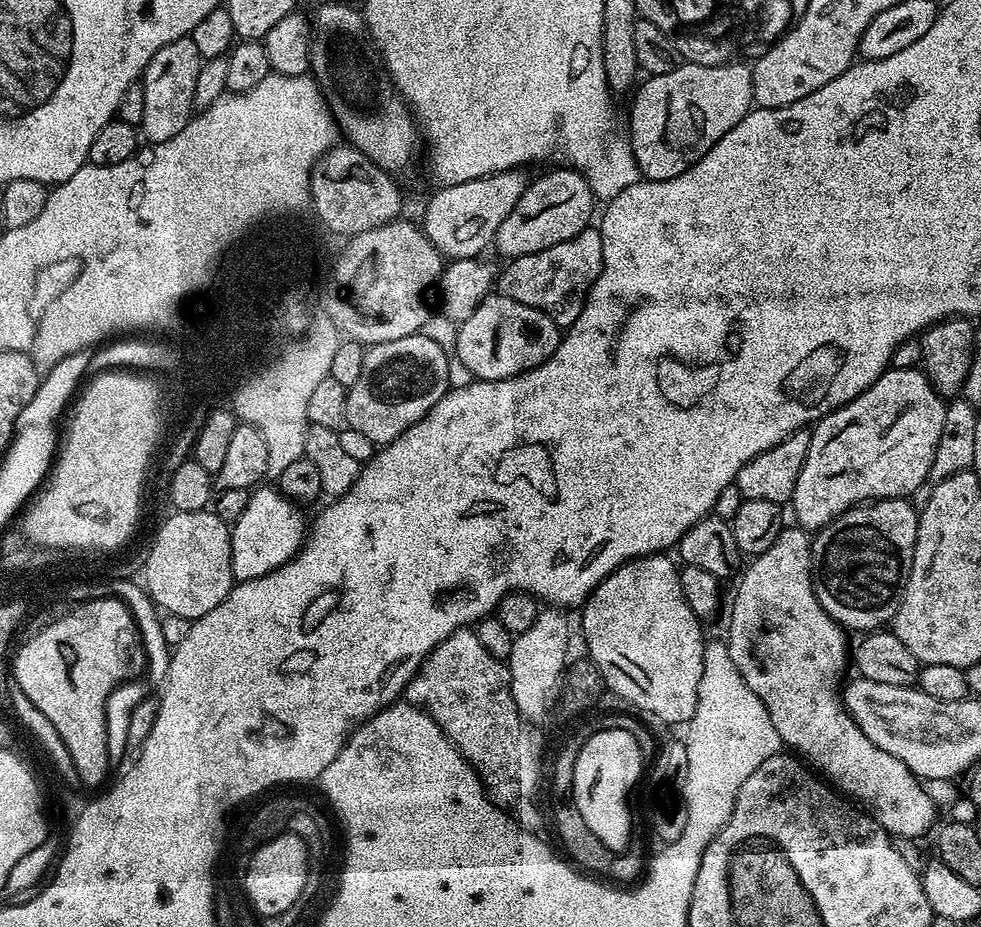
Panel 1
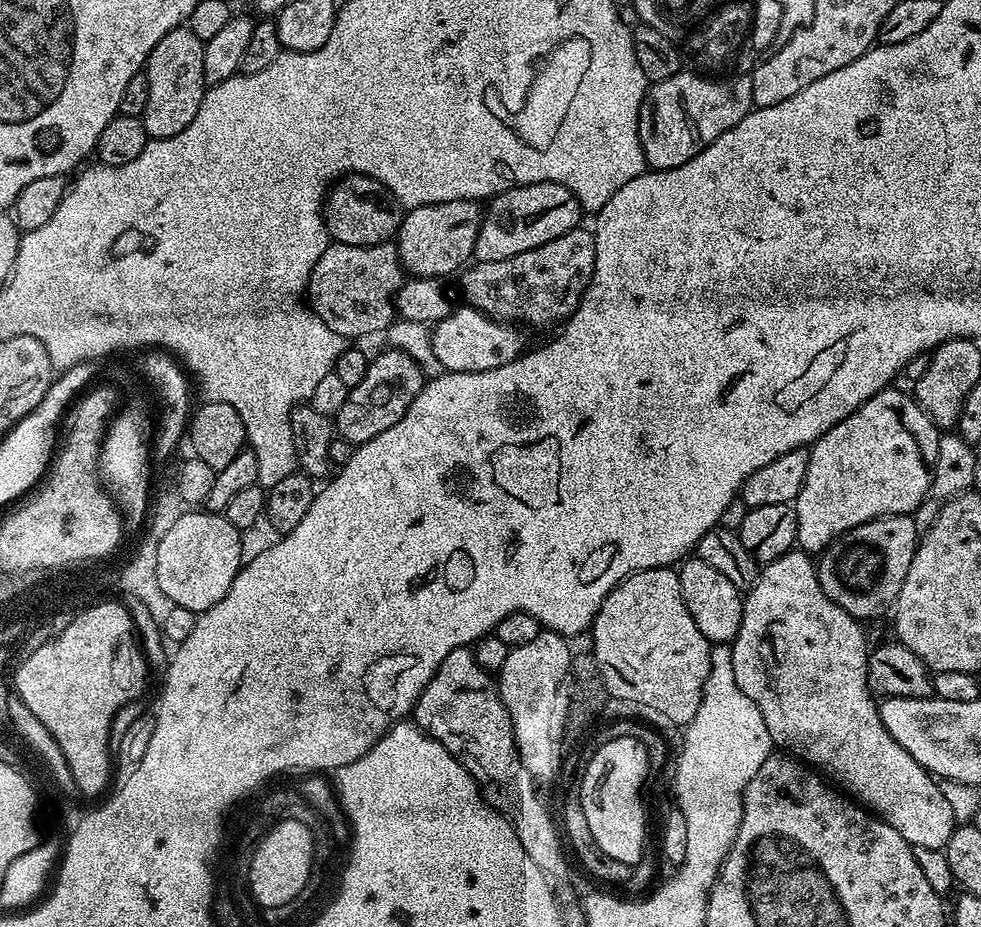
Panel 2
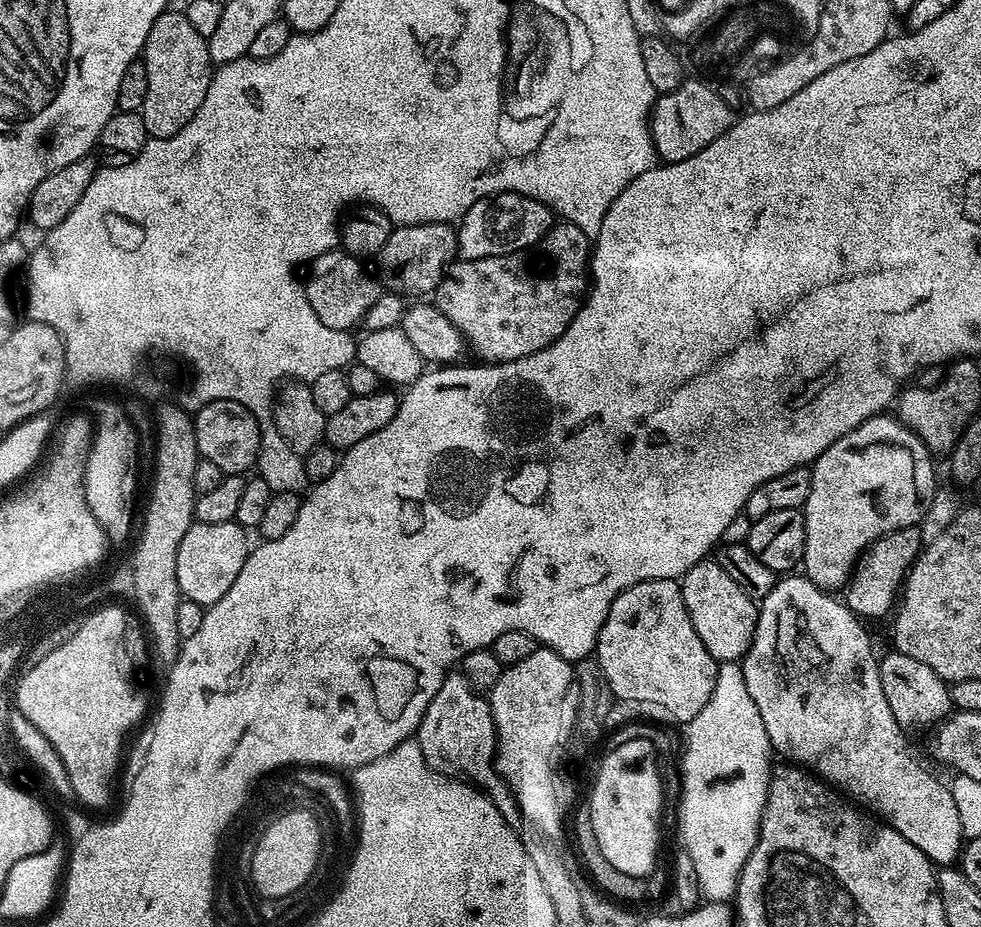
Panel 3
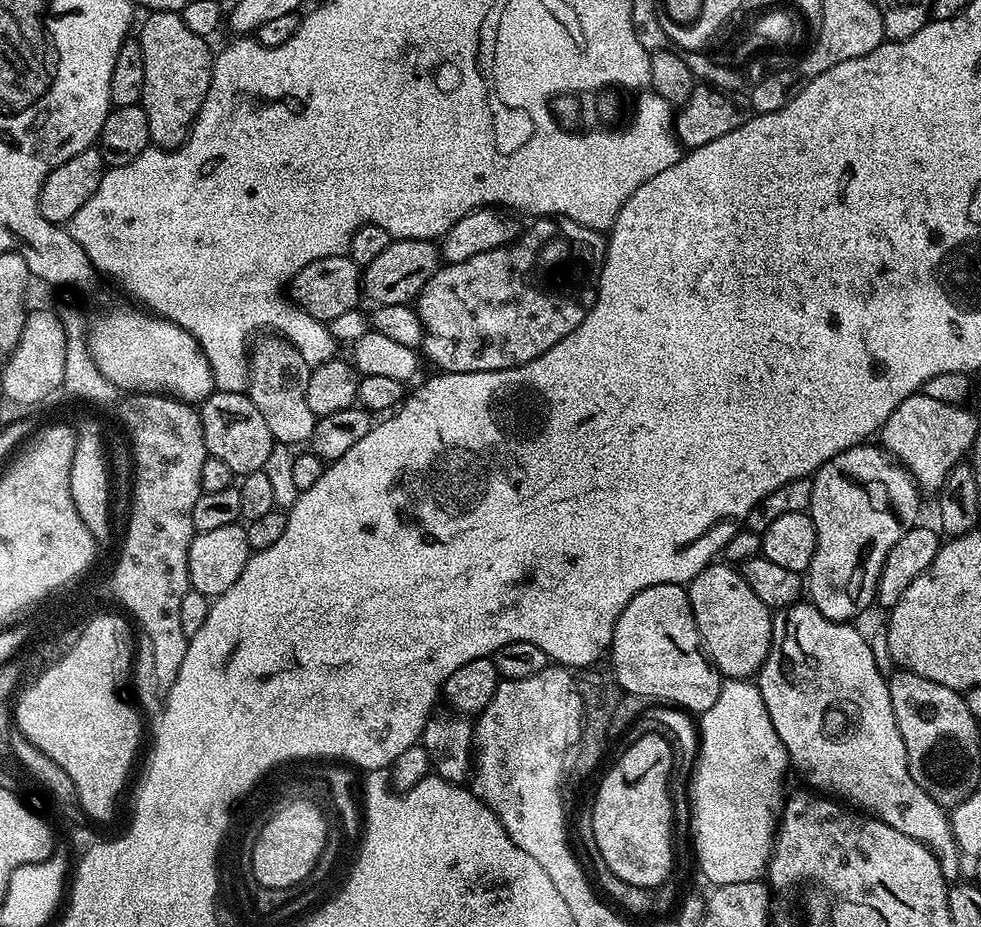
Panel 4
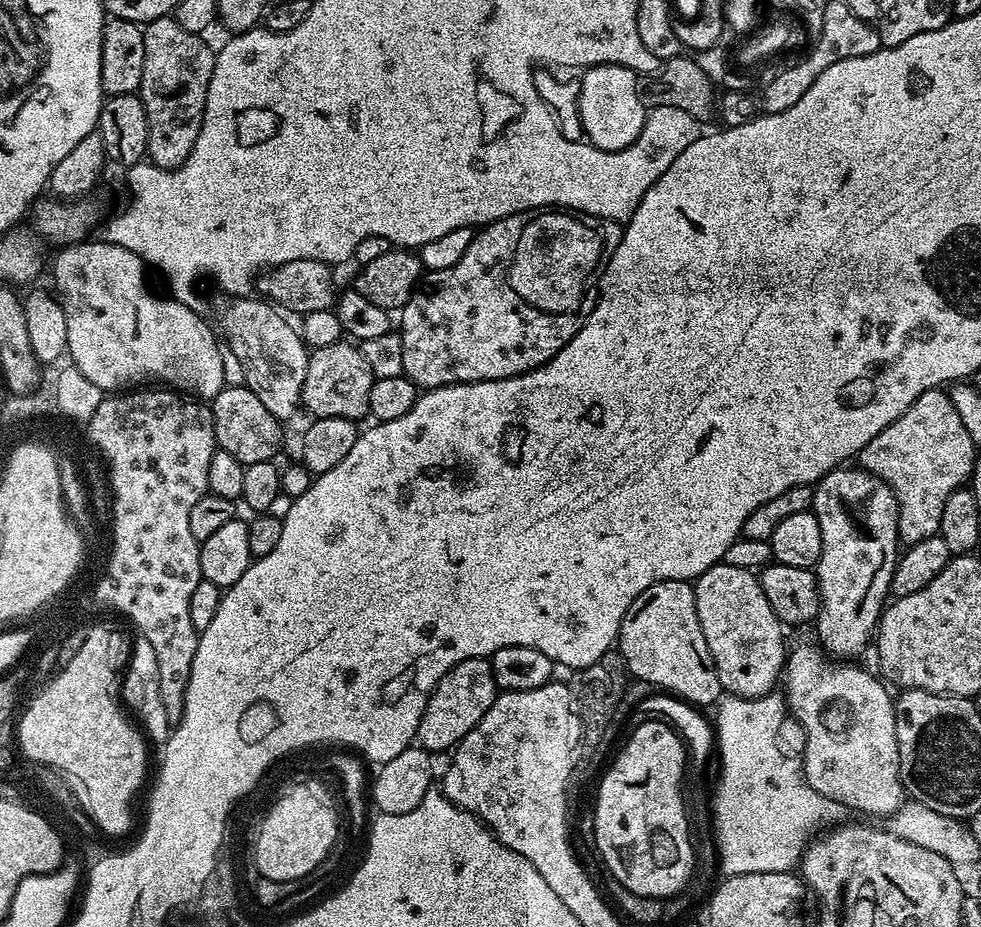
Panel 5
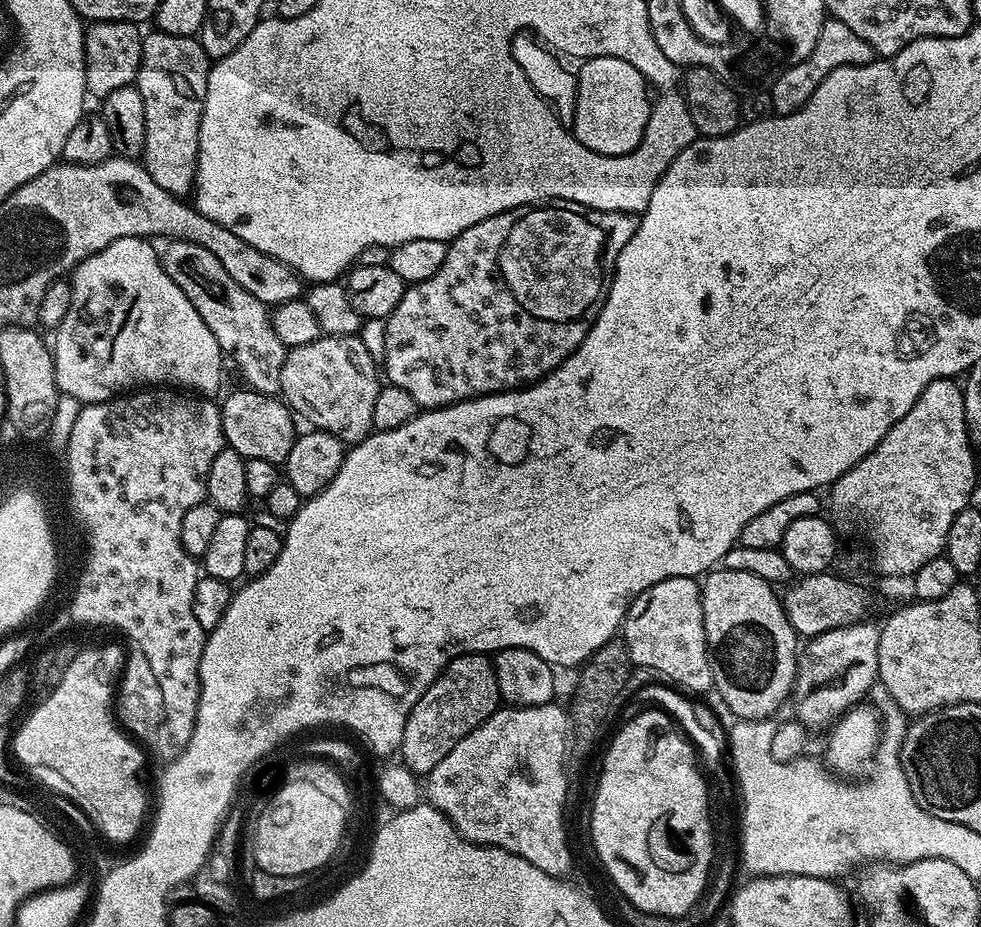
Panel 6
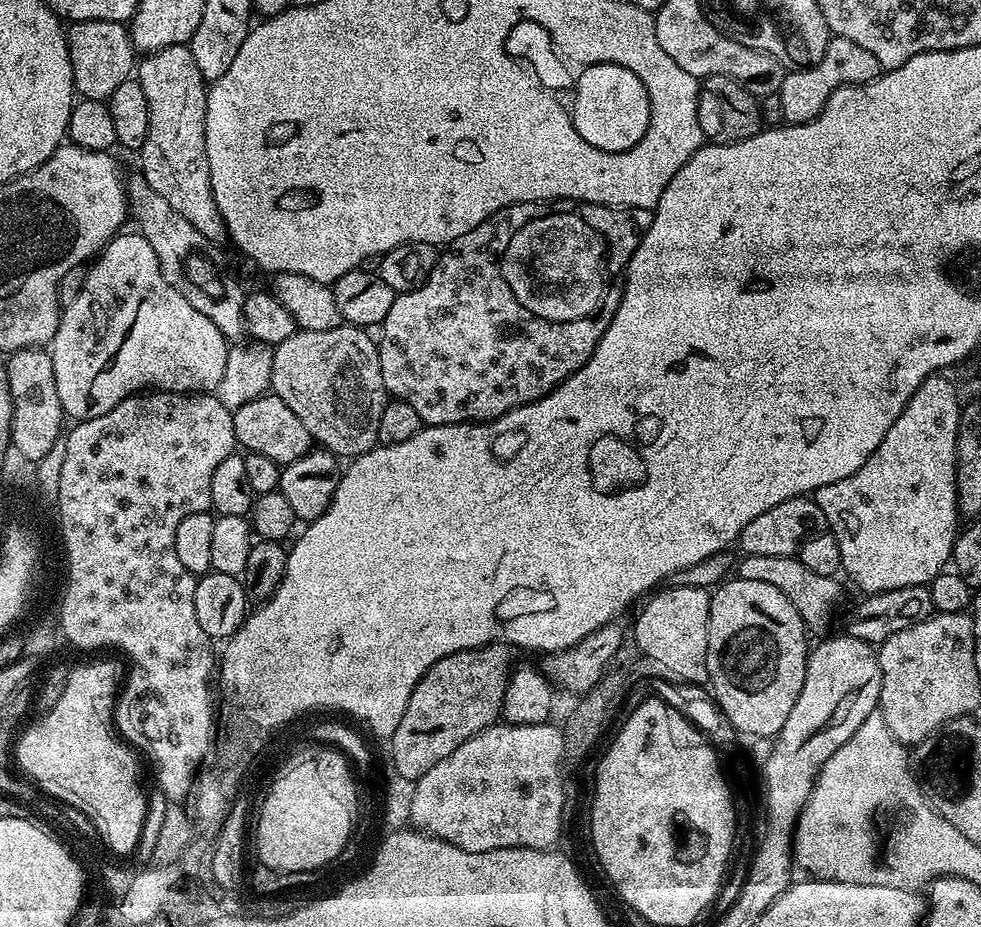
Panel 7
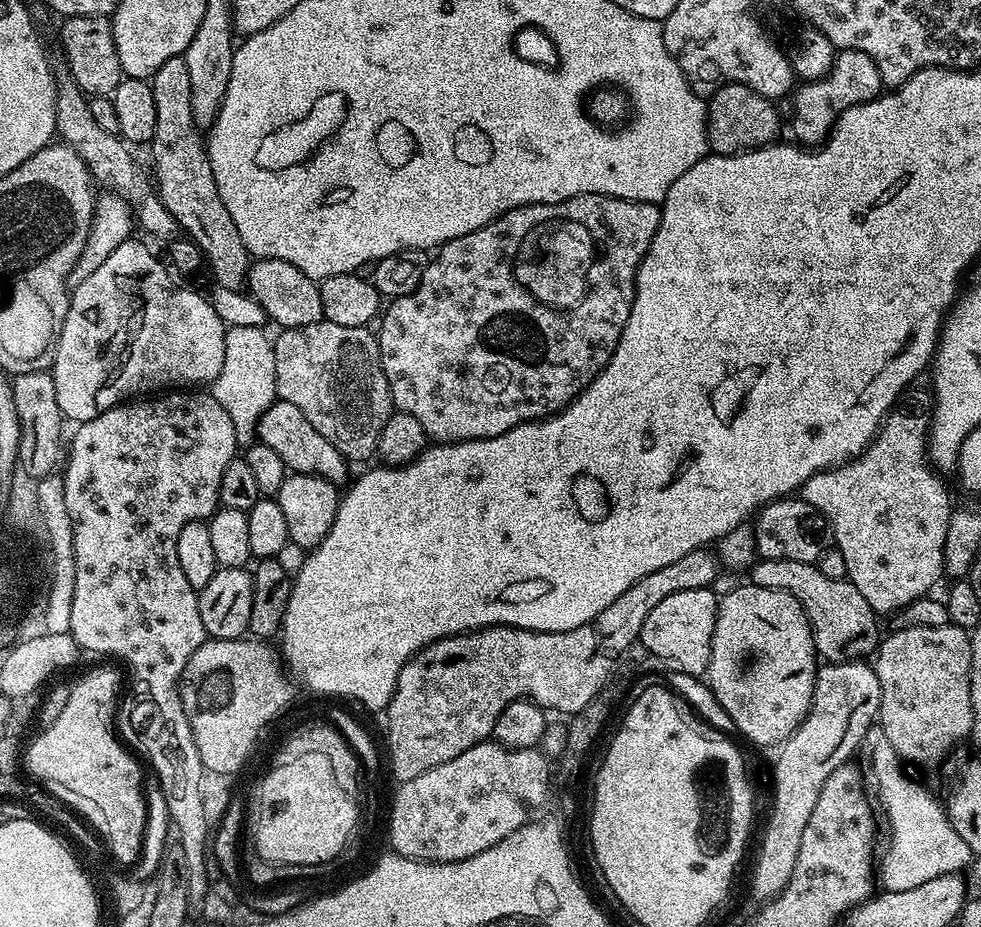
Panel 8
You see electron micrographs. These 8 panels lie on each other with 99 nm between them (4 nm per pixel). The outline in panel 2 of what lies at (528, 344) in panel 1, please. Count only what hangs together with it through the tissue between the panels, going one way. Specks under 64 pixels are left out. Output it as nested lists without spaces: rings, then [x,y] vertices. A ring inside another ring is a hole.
[[[453,307],[451,314],[431,325],[434,357],[444,372],[481,372],[506,366],[506,362],[517,359],[525,351],[524,340],[508,322],[493,320],[477,308]]]

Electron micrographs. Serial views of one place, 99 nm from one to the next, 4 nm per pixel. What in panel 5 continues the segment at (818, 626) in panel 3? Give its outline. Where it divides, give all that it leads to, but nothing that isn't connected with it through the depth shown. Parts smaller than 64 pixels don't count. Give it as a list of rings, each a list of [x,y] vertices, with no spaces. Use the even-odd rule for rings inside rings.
[[[800,644],[796,649],[789,651],[786,656],[786,663],[782,673],[782,695],[786,701],[787,711],[794,719],[800,723],[800,728],[804,731],[804,756],[802,755],[802,767],[804,777],[809,786],[818,790],[826,798],[838,802],[840,807],[845,810],[853,808],[856,812],[865,812],[868,816],[884,816],[891,818],[896,811],[905,803],[906,793],[904,783],[900,781],[900,755],[898,754],[898,738],[896,737],[896,705],[893,693],[888,693],[883,679],[871,676],[864,668],[859,668],[856,662],[838,662],[836,666],[830,666],[829,657],[825,655],[819,647],[812,644]]]

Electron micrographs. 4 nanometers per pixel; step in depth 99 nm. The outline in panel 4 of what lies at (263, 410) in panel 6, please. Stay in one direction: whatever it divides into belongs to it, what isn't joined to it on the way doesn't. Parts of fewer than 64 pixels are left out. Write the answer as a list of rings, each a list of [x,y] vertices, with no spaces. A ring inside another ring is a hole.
[[[213,391],[198,408],[202,422],[202,438],[206,438],[206,450],[210,456],[226,462],[237,477],[254,474],[266,466],[274,441],[266,418],[262,418],[258,406],[244,392]]]

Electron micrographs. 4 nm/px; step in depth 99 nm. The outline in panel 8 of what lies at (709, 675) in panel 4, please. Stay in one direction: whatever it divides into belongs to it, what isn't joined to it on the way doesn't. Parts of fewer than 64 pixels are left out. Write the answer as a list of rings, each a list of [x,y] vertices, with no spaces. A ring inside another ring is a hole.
[[[712,588],[702,590],[678,590],[670,598],[662,598],[650,614],[640,631],[639,643],[646,646],[650,655],[668,658],[676,664],[677,669],[688,675],[703,677],[710,662],[710,646],[714,638],[716,625],[716,606],[718,596]]]

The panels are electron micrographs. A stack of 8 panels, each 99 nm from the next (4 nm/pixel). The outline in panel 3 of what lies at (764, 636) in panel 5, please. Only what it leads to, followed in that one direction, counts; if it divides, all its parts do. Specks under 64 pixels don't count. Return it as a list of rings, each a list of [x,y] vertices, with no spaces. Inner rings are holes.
[[[705,558],[695,564],[685,576],[679,577],[678,583],[690,614],[690,622],[694,622],[698,638],[702,638],[702,646],[710,650],[717,662],[743,661],[754,638],[757,601],[751,600],[742,586],[732,581],[730,574],[726,574],[726,570],[722,570],[722,566],[718,566],[712,558]]]

